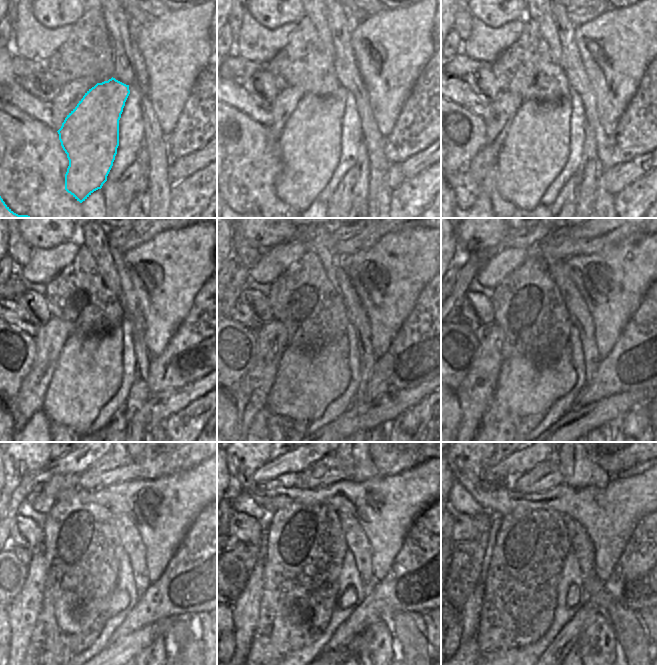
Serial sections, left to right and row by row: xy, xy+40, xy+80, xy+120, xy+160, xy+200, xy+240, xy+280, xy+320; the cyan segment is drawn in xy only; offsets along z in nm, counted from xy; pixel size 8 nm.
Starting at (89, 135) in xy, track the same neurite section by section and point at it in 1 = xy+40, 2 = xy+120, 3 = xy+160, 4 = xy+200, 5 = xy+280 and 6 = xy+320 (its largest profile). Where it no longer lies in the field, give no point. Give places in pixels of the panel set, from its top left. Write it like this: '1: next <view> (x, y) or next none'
1: next xy+40 (310, 145)
2: next xy+120 (89, 371)
3: next xy+160 (308, 379)
4: next xy+200 (526, 386)
5: next xy+280 (349, 596)
6: next xy+320 (573, 595)

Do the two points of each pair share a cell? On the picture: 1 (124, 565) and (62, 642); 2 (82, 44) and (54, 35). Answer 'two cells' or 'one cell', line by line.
1: two cells
2: two cells

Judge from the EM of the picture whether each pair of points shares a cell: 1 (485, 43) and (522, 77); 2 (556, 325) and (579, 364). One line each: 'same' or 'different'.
1: different
2: different

